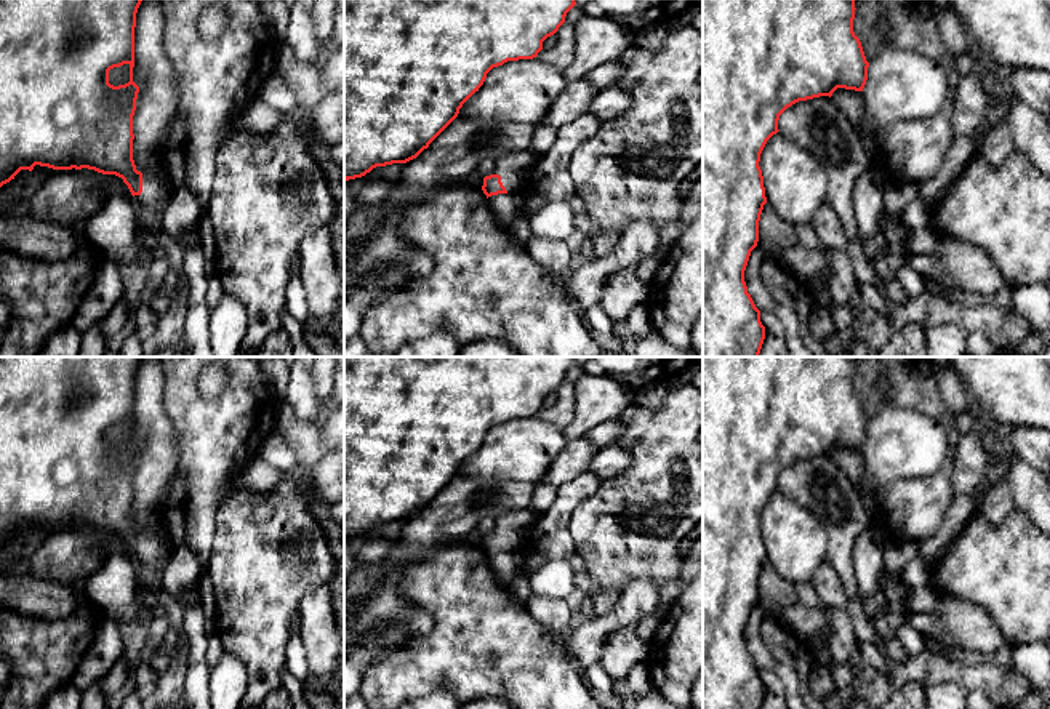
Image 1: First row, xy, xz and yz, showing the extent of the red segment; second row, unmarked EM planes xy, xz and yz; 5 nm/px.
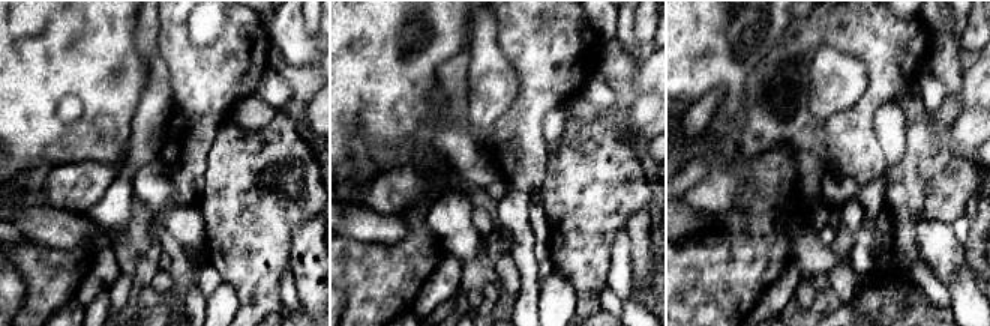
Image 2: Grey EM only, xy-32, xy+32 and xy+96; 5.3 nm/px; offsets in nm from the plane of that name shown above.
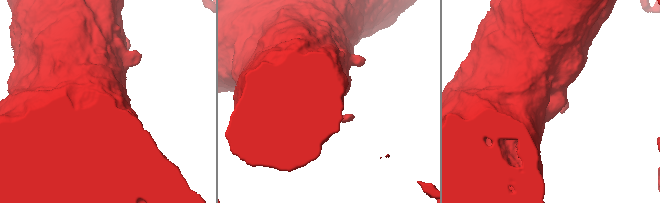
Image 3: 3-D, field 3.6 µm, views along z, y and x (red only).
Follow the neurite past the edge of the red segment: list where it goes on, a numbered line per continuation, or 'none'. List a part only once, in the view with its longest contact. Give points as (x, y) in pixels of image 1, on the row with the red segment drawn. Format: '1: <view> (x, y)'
1: xy (156, 194)

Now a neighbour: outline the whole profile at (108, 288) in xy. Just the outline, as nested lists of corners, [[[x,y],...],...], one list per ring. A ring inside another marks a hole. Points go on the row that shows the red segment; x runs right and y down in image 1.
[[[102,259],[91,288],[72,318],[74,326],[83,334],[94,323],[104,320],[123,296],[125,290],[117,264]]]

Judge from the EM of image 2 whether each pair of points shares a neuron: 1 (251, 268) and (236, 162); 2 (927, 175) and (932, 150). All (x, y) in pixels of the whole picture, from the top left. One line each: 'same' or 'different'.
1: same
2: same

